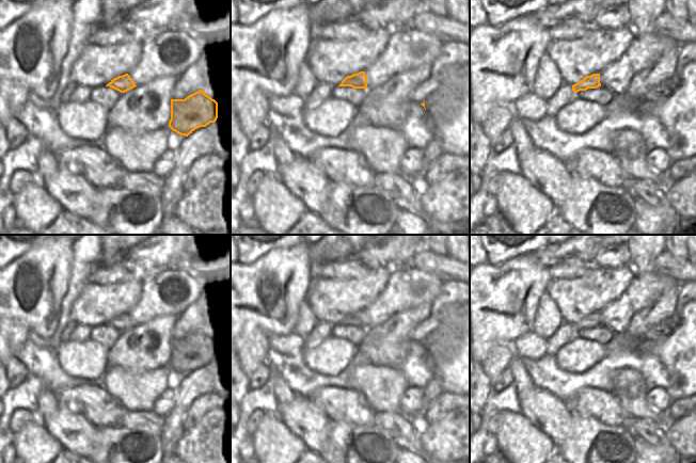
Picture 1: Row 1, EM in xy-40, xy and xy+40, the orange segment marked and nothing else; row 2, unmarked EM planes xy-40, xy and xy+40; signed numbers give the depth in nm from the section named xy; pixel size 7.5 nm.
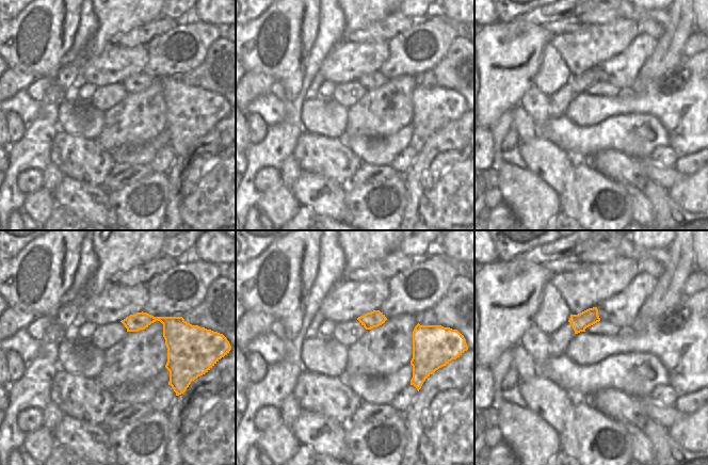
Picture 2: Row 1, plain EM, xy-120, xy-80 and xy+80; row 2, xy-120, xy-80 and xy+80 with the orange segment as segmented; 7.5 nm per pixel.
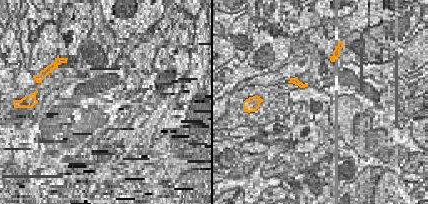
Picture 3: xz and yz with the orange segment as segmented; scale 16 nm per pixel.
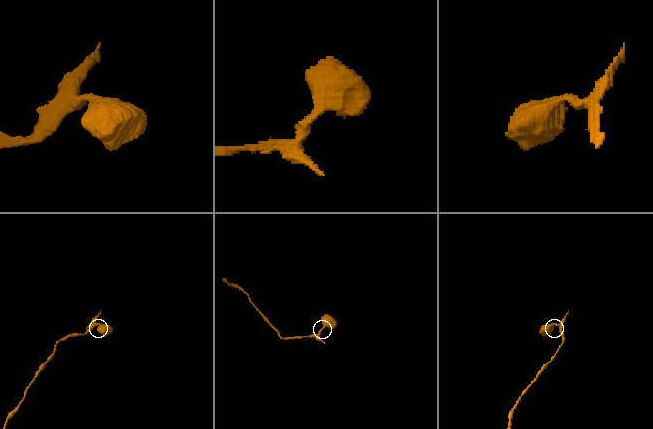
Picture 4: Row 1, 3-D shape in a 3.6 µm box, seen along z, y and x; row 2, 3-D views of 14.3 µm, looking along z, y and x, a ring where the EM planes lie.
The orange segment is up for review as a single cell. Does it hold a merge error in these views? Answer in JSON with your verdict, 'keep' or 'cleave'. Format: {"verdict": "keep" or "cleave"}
{"verdict": "keep"}

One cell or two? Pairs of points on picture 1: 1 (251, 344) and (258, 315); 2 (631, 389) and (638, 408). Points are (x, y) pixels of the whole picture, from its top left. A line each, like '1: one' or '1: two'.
1: two
2: one

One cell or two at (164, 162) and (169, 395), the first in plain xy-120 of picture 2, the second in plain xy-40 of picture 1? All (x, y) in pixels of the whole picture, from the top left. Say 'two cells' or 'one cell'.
one cell

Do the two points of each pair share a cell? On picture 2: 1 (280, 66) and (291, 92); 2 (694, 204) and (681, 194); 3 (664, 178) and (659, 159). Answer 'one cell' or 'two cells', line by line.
1: one cell
2: one cell
3: two cells

